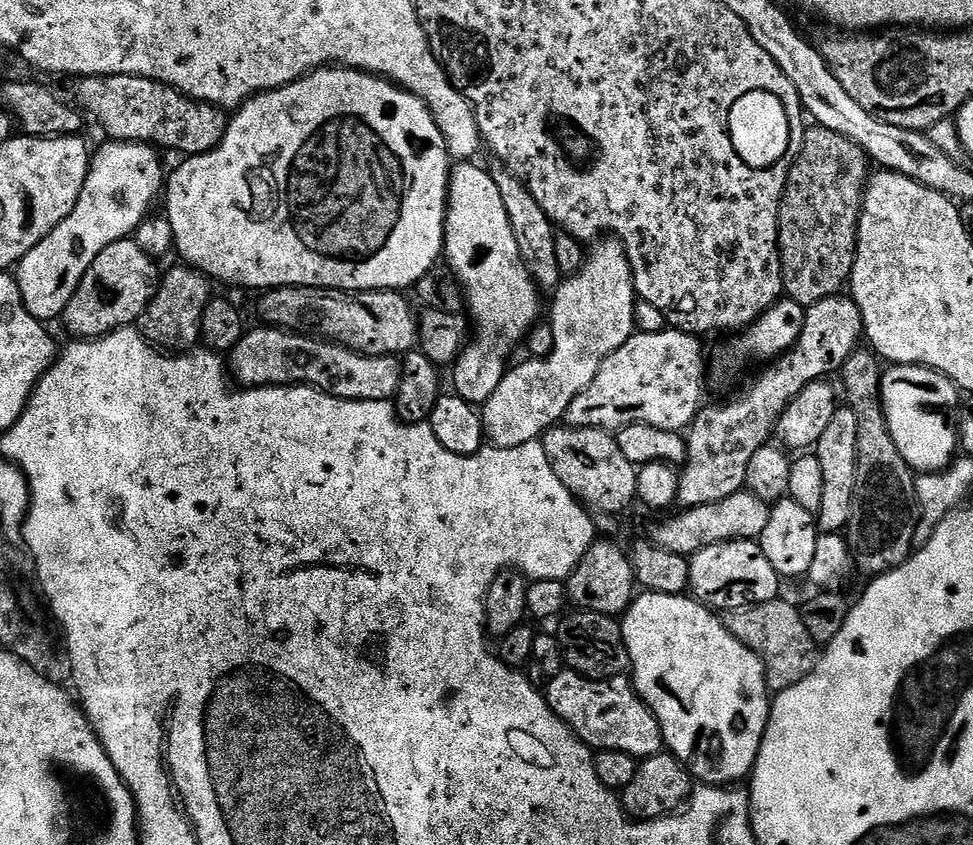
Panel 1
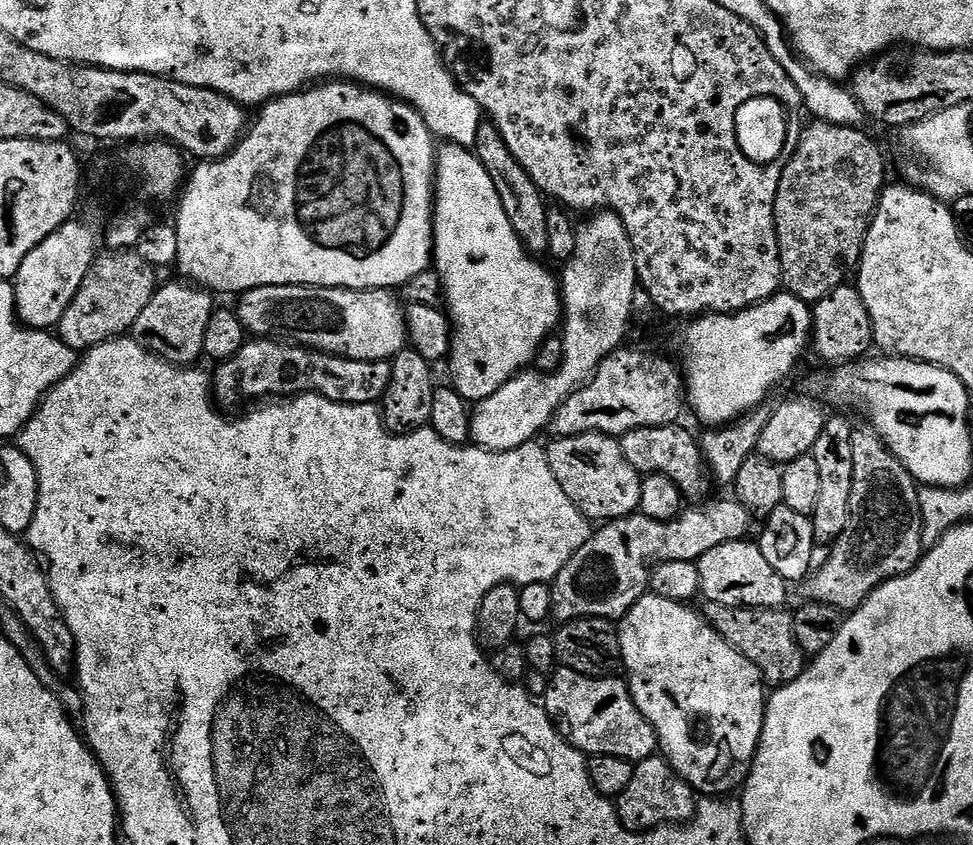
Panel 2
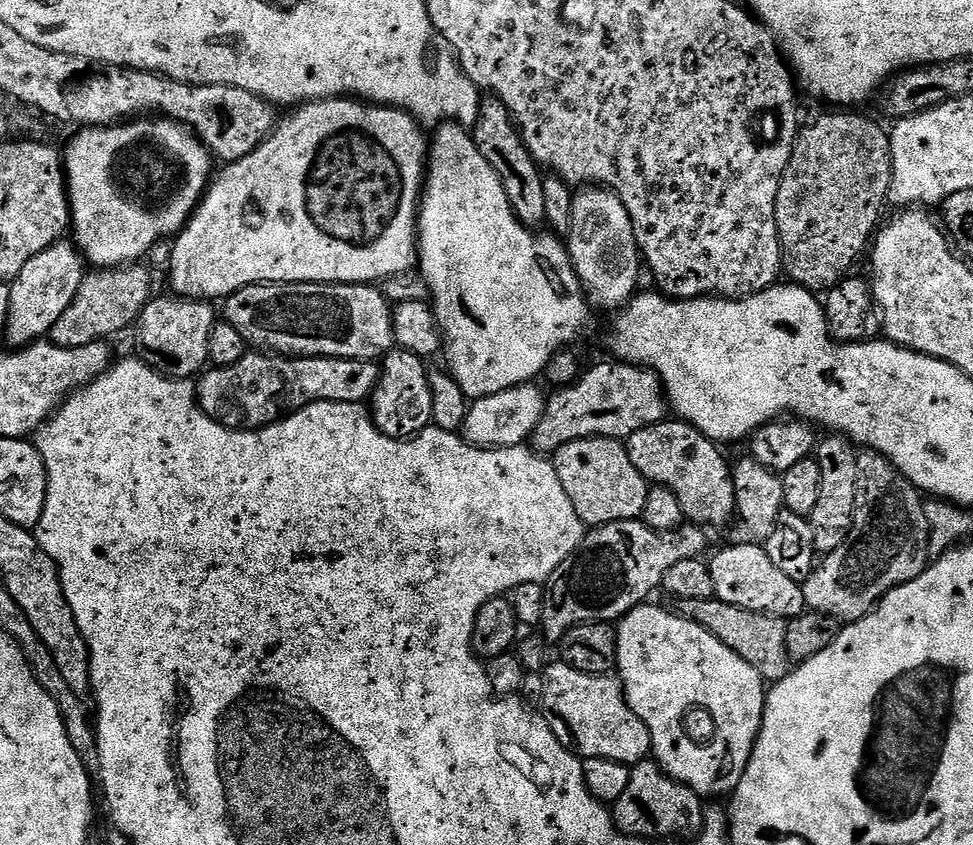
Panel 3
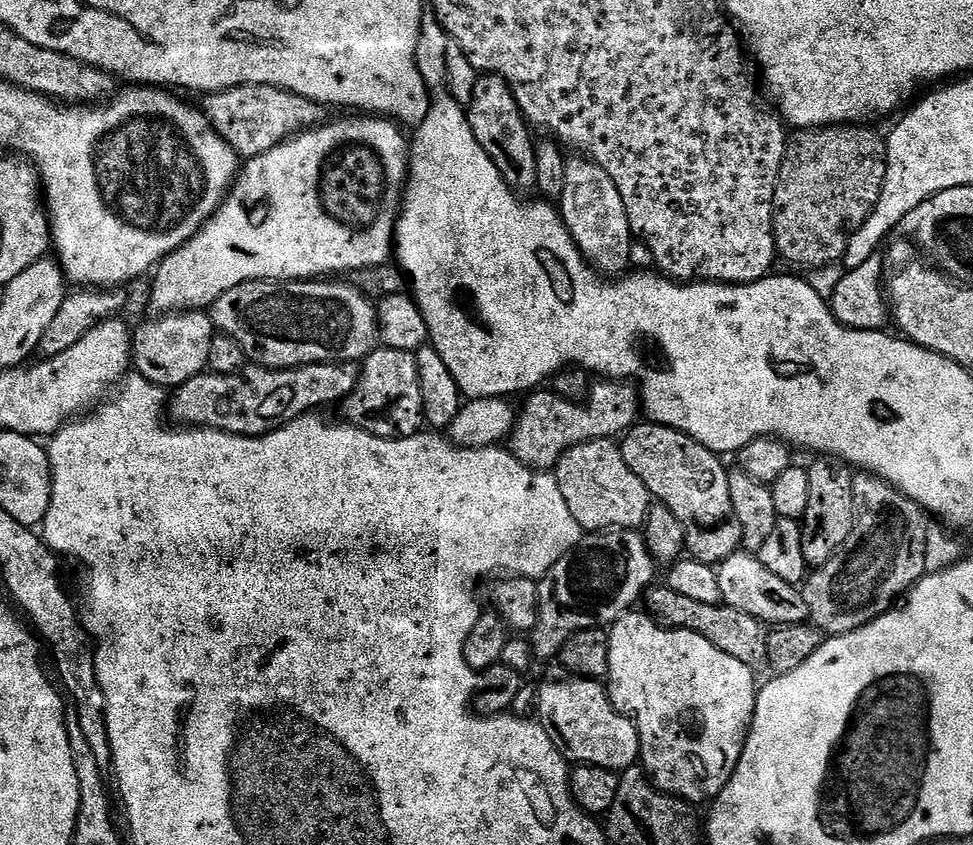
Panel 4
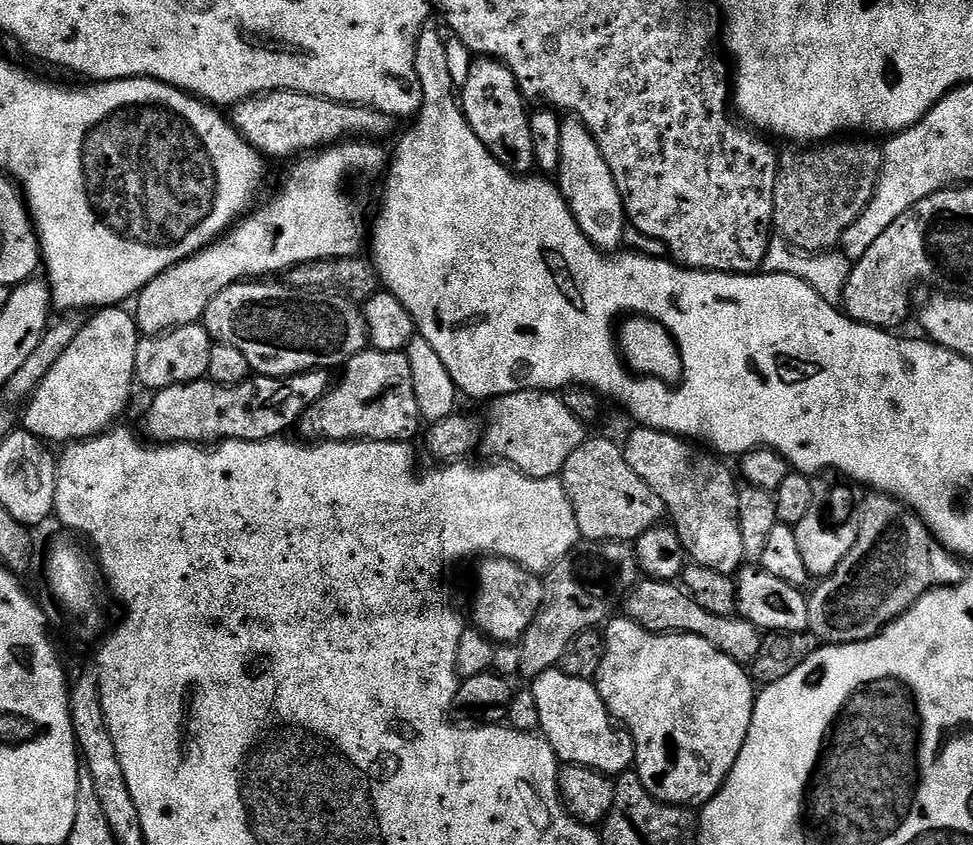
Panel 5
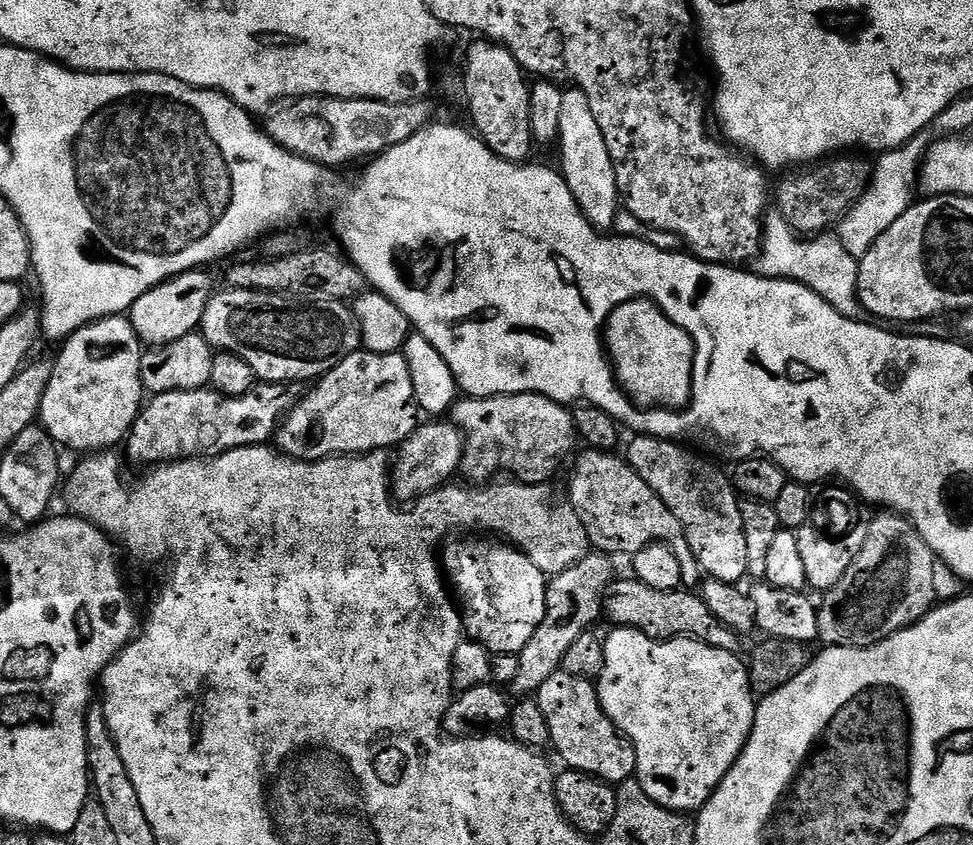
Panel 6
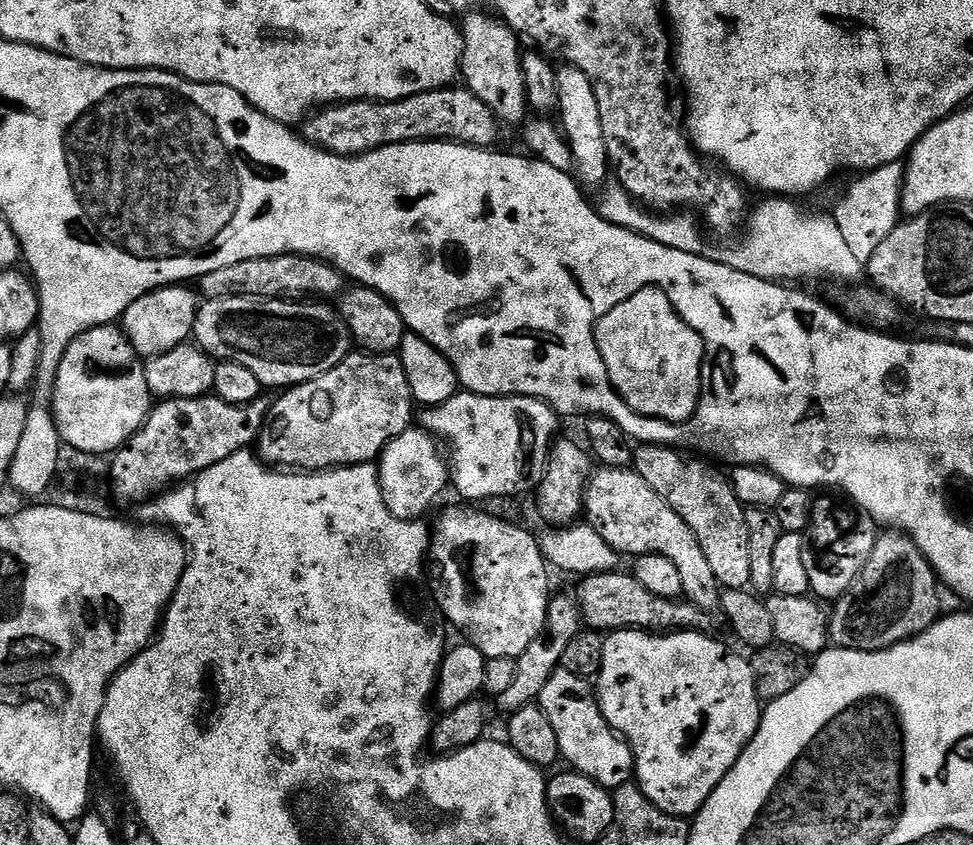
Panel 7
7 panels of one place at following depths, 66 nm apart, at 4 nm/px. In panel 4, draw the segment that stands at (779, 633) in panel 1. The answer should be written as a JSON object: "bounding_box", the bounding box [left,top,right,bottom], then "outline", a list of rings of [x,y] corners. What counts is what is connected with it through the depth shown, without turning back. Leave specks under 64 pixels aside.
{"bounding_box":[646,586,769,670],"outline":[[[653,586],[646,593],[647,611],[653,620],[666,628],[681,628],[690,630],[694,634],[702,634],[702,638],[709,640],[718,650],[730,654],[730,658],[738,658],[753,670],[760,670],[768,664],[768,636],[769,625],[763,624],[754,614],[742,614],[742,610],[734,610],[726,603],[711,604],[698,602],[694,598],[685,598],[678,594],[678,590],[670,590],[667,586]]]}

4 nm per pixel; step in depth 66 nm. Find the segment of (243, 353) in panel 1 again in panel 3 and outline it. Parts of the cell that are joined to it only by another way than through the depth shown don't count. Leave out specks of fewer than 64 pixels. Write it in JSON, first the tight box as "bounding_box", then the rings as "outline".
{"bounding_box":[196,350,380,430],"outline":[[[250,350],[234,366],[209,367],[196,384],[196,400],[200,411],[214,418],[214,422],[227,428],[251,430],[264,428],[273,420],[283,420],[314,402],[364,404],[379,377],[380,364],[375,360],[333,356],[293,358]]]}

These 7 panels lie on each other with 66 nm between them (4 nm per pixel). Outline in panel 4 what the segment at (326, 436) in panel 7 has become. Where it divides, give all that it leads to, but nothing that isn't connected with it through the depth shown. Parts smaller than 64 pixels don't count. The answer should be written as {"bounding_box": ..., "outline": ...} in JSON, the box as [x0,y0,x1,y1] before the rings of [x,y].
{"bounding_box":[342,346,426,440],"outline":[[[377,346],[362,361],[358,386],[342,401],[343,408],[347,423],[363,426],[375,436],[387,440],[415,436],[426,424],[416,353]]]}

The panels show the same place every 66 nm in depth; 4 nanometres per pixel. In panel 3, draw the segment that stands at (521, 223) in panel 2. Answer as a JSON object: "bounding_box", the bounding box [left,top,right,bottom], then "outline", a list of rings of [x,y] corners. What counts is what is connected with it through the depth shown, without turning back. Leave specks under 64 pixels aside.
{"bounding_box":[470,98,546,229],"outline":[[[488,98],[485,104],[483,101],[476,113],[474,127],[470,135],[476,141],[482,158],[486,158],[490,166],[494,166],[516,219],[521,220],[528,228],[539,229],[539,224],[543,225],[546,221],[546,194],[542,194],[544,176],[540,165],[516,131],[516,125],[506,106],[495,98]]]}

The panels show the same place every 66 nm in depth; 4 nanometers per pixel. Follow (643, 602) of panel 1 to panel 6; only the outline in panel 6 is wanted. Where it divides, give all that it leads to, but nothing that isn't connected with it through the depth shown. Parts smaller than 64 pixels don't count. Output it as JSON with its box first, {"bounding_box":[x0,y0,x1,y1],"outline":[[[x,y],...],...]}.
{"bounding_box":[595,628,757,814],"outline":[[[633,628],[611,629],[612,633],[603,637],[604,665],[595,681],[596,693],[600,699],[600,705],[604,713],[612,719],[613,724],[620,729],[626,737],[632,750],[636,752],[636,775],[635,779],[640,781],[642,790],[649,800],[654,801],[658,806],[668,808],[672,812],[681,814],[692,814],[704,807],[704,803],[711,798],[716,787],[722,782],[734,762],[740,757],[740,752],[746,746],[746,742],[752,733],[754,718],[756,717],[757,697],[752,690],[752,683],[748,681],[748,665],[743,659],[739,660],[736,652],[718,650],[714,646],[706,646],[697,640],[681,638],[679,640],[649,640],[646,634],[642,634]]]}

